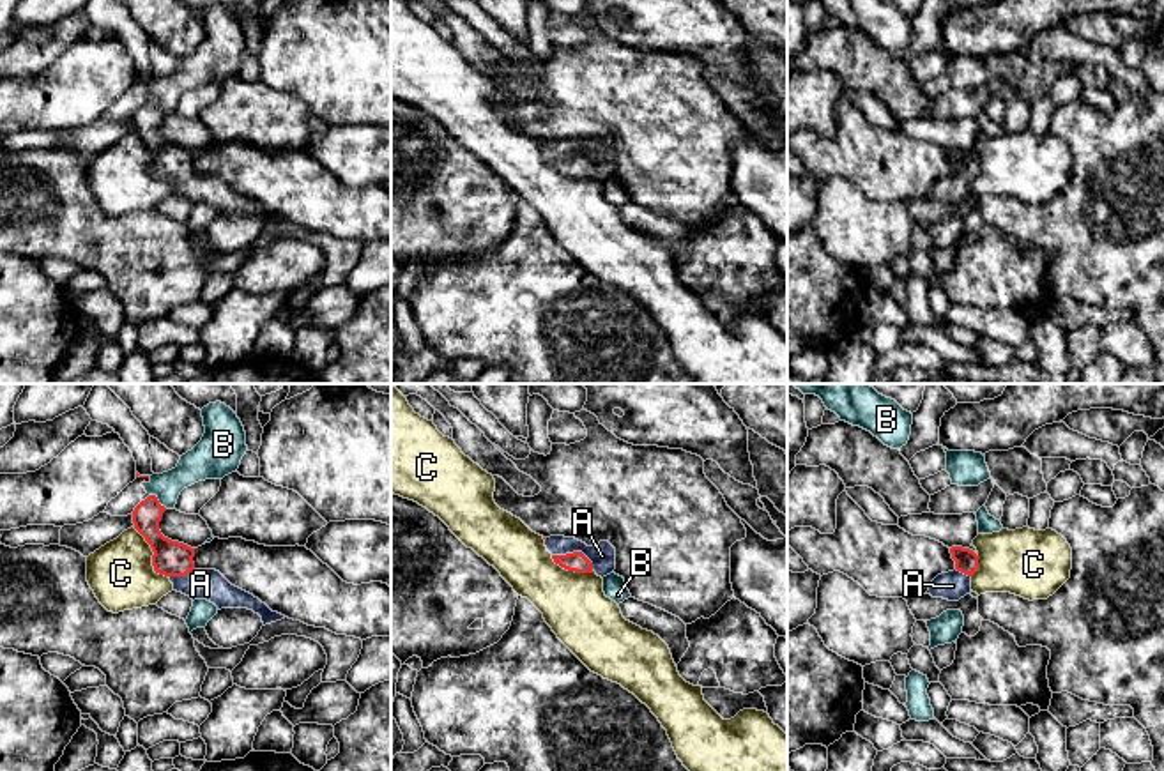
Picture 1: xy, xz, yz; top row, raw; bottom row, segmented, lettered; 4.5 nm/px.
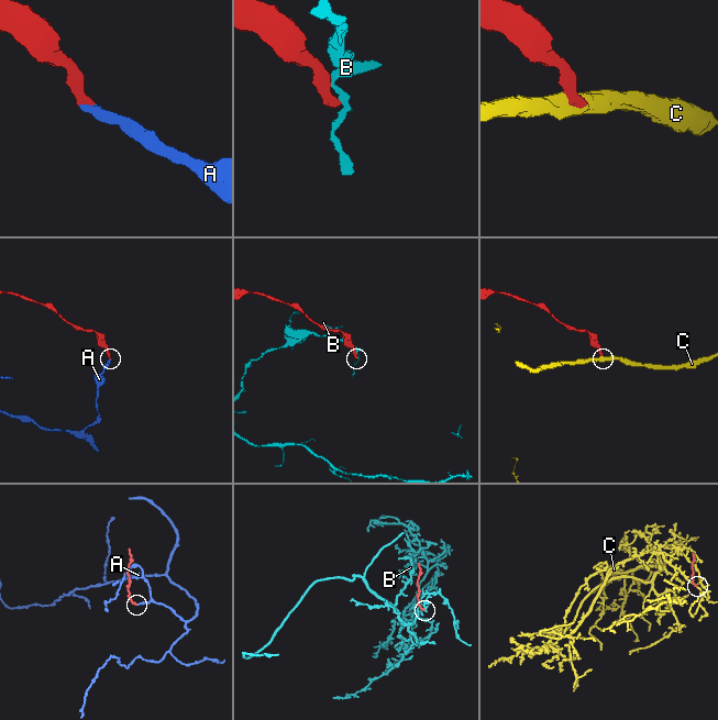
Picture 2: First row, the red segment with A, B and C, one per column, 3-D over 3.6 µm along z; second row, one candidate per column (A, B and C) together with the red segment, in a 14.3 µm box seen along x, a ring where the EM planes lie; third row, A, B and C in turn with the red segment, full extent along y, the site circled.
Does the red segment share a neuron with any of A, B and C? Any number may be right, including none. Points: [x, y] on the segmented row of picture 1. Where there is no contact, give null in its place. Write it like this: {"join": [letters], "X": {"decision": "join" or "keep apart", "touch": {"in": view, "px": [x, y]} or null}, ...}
{"join": ["A"], "A": {"decision": "join", "touch": {"in": "xz", "px": [577, 552]}}, "B": {"decision": "keep apart", "touch": {"in": "xy", "px": [156, 497]}}, "C": {"decision": "keep apart", "touch": {"in": "xy", "px": [153, 556]}}}

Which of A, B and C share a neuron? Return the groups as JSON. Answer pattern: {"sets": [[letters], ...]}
{"sets": [["A"], ["B"], ["C"]]}

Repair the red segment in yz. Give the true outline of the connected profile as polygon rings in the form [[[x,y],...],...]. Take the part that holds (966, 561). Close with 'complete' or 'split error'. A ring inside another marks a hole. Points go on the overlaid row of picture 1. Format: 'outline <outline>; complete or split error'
outline [[[952,546],[950,553],[955,561],[955,569],[938,575],[930,582],[927,594],[948,601],[959,601],[971,592],[971,576],[978,569],[978,555],[973,550],[962,546]]]; split error

